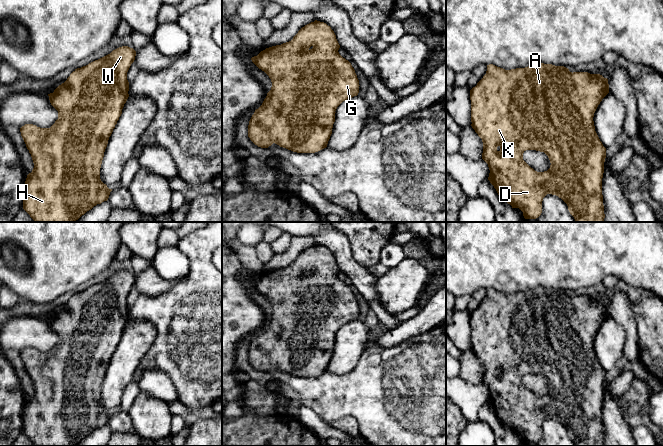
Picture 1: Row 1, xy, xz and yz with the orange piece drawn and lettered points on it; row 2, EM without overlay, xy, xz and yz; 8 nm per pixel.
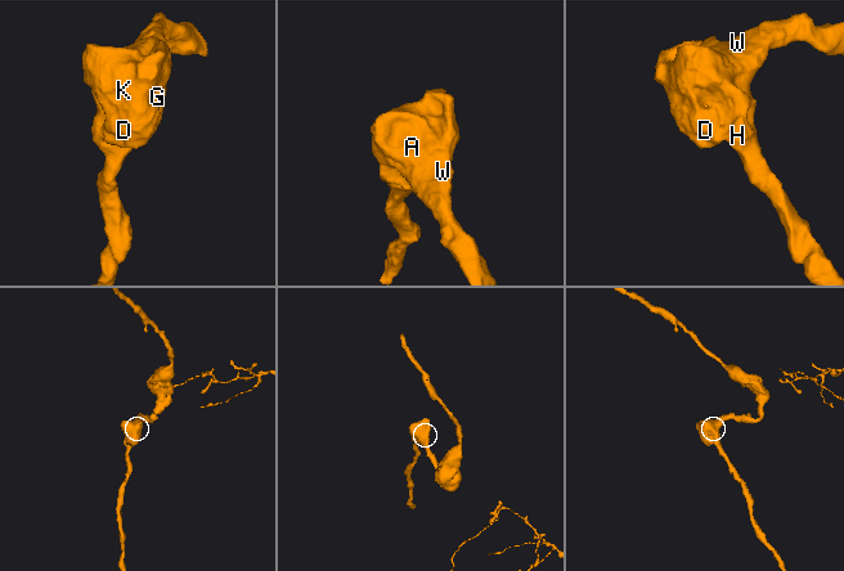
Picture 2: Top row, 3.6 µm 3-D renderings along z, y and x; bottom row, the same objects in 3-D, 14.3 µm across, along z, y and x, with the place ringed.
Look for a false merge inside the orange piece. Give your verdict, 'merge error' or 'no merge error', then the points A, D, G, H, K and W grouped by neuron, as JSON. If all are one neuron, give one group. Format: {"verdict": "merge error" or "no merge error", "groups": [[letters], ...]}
{"verdict": "no merge error", "groups": [["A", "D", "G", "H", "K", "W"]]}

